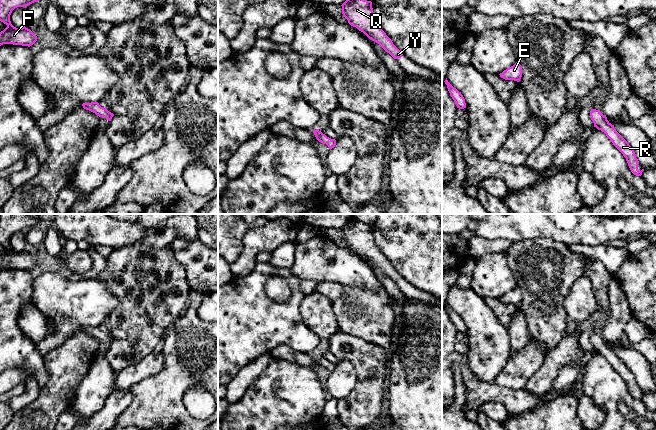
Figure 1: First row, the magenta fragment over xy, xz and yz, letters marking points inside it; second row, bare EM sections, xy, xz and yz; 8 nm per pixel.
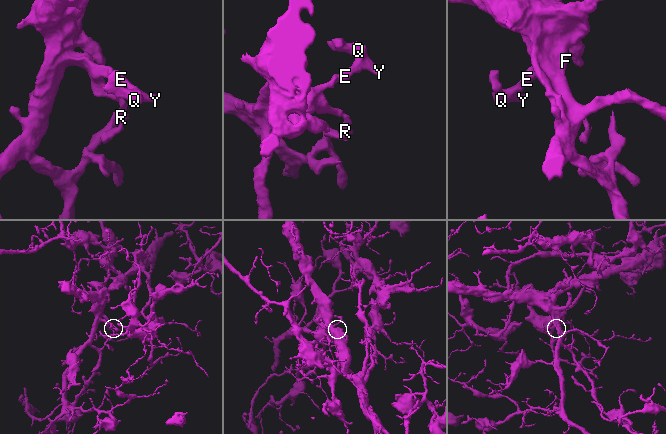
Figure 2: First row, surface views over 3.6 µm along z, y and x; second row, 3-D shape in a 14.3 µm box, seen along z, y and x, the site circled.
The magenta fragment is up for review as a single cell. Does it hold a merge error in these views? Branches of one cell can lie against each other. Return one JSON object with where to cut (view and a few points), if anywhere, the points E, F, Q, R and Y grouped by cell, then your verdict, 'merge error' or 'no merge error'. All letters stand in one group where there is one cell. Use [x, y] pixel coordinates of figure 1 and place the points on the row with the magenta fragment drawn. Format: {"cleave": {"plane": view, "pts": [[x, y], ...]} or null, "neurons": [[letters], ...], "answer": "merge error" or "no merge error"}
{"cleave": null, "neurons": [["E", "F", "Q", "R", "Y"]], "answer": "no merge error"}

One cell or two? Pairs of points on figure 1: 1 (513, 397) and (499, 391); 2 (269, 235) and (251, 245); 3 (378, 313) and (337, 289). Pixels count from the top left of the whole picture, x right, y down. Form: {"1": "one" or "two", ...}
{"1": "one", "2": "one", "3": "two"}

